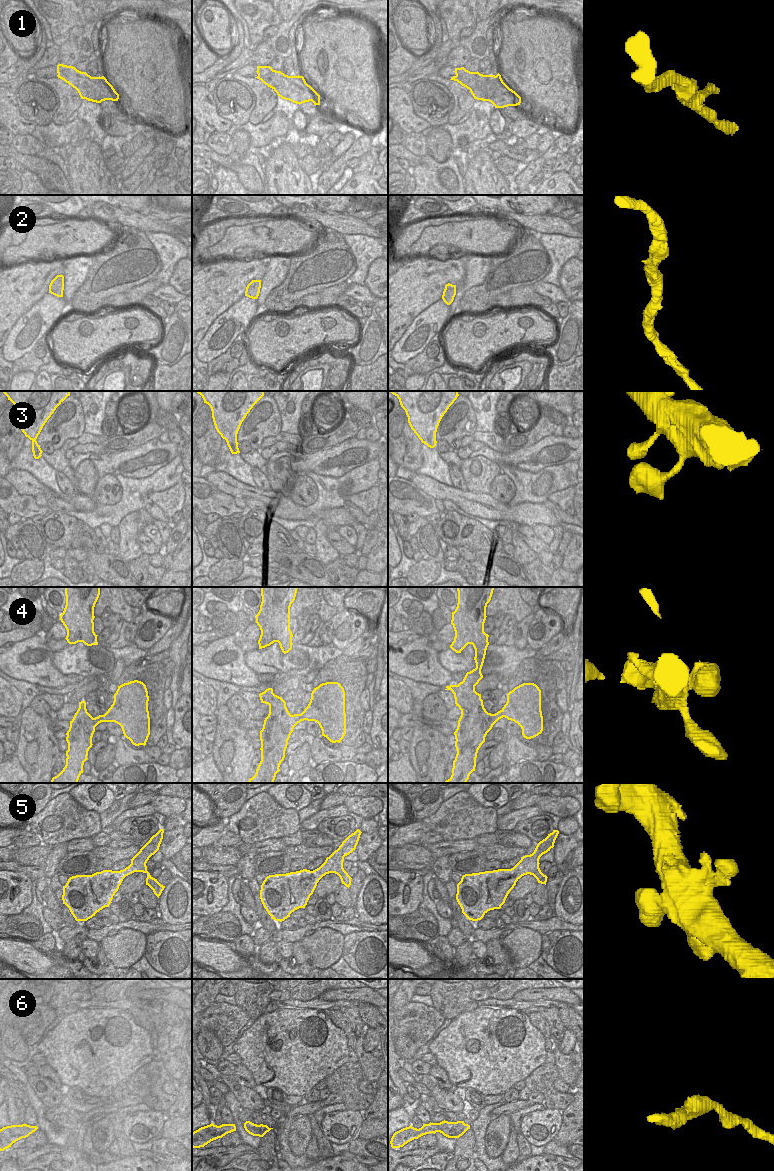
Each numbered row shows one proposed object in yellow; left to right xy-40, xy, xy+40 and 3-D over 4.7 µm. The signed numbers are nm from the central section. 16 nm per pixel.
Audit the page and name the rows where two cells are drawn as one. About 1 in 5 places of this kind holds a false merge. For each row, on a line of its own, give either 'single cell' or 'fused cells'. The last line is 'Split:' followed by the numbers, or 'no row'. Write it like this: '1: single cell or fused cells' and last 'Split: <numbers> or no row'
1: fused cells
2: single cell
3: single cell
4: single cell
5: single cell
6: single cell
Split: 1

